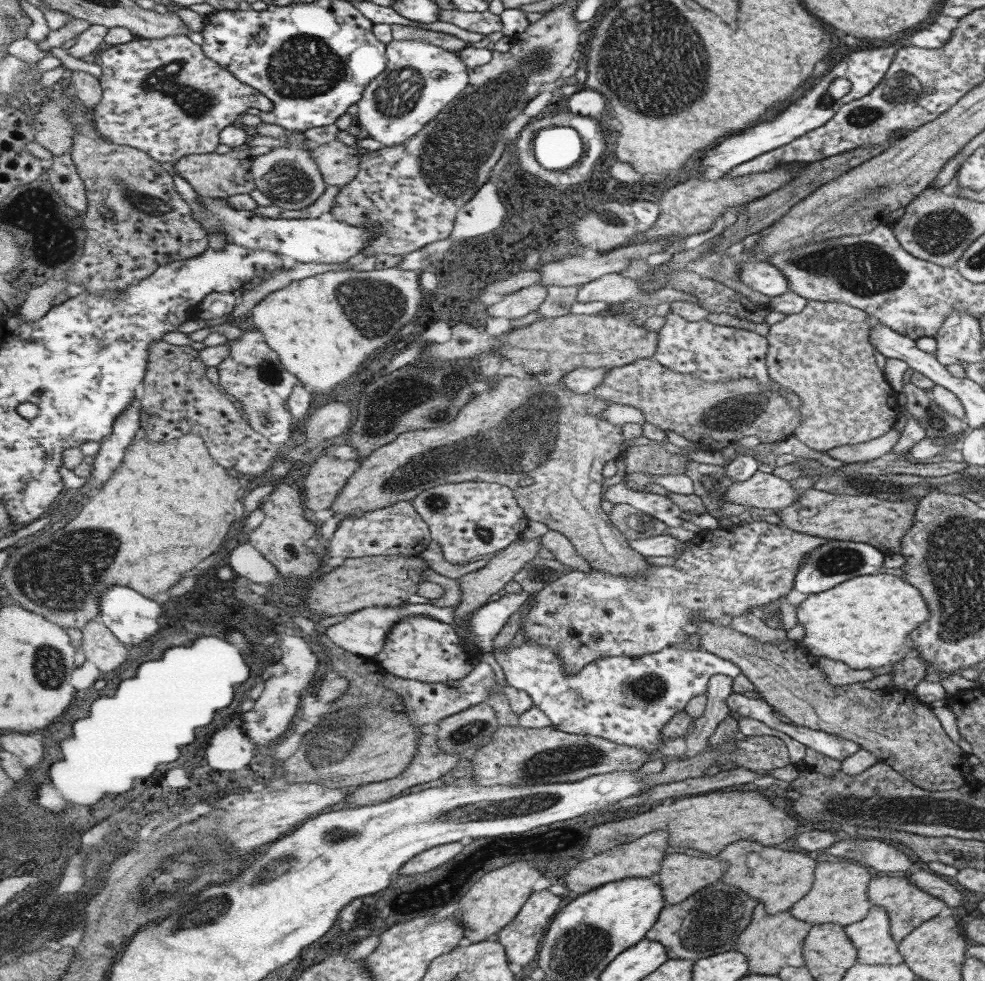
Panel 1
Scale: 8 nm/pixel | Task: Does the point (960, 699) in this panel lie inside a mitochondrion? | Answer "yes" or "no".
no

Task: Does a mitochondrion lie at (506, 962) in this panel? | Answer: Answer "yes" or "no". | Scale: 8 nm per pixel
no

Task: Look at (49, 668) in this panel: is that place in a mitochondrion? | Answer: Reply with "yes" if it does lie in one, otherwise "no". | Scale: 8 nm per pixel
yes

